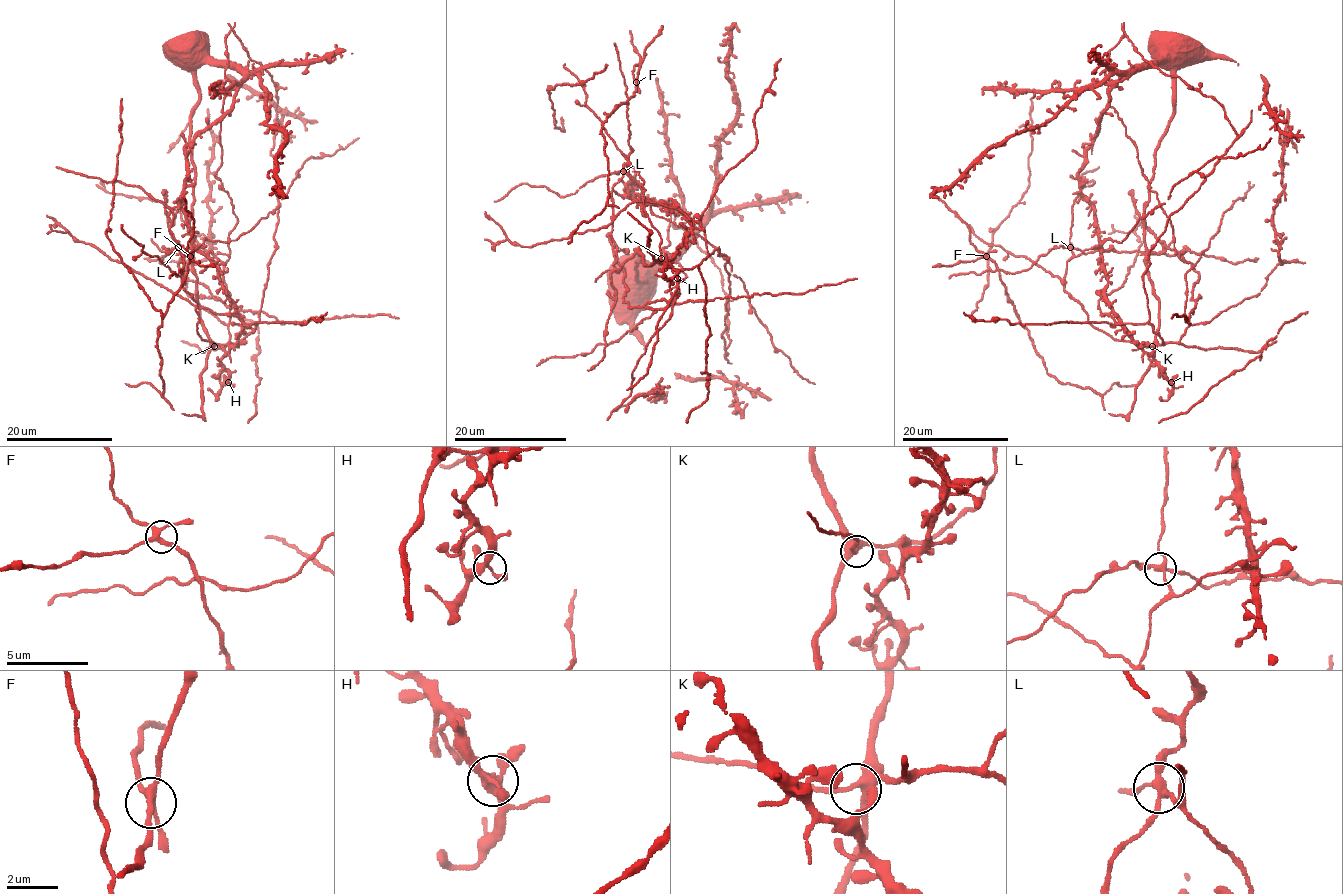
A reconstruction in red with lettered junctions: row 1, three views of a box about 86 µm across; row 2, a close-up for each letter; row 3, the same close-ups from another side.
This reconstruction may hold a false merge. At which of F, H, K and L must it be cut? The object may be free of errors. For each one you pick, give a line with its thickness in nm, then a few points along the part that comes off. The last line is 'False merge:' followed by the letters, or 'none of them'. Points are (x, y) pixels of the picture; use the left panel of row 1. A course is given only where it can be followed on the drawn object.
L: calibre 280 nm; course (178, 248), (166, 252), (178, 242), (178, 265), (189, 280), (230, 306), (262, 310), (282, 324), (399, 318)
False merge: L

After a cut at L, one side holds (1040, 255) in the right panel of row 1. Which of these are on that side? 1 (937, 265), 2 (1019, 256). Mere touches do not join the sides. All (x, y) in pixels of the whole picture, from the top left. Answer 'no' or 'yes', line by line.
1: no
2: no

